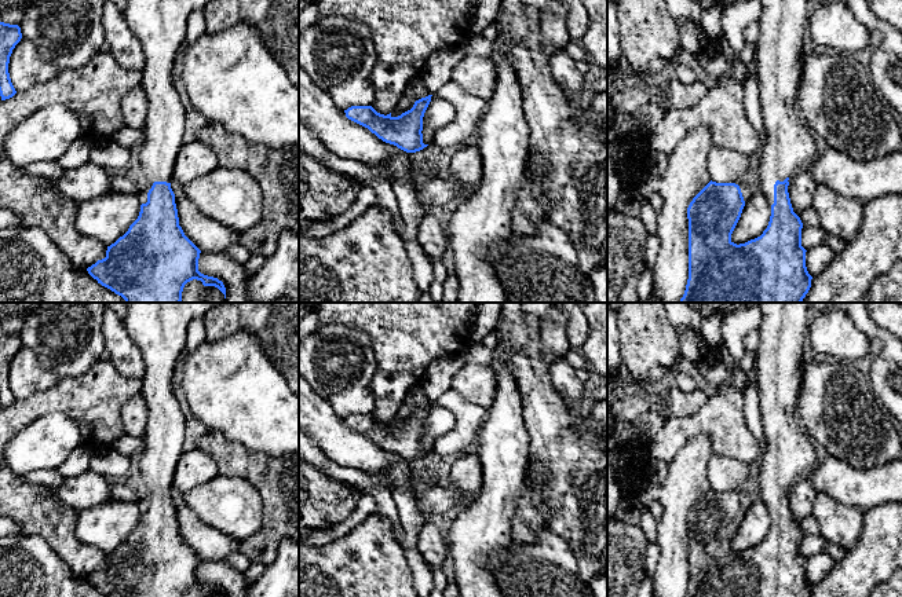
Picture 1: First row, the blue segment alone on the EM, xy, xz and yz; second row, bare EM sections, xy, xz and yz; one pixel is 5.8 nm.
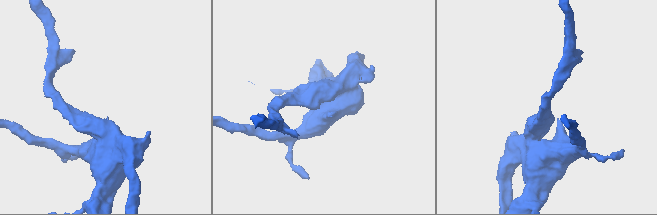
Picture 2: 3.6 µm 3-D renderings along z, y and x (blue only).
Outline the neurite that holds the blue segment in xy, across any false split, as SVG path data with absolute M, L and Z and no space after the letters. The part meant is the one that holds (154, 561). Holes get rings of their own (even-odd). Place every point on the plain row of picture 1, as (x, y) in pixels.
M128 303L124 327L139 347L145 362L145 377L139 381L149 418L143 435L139 470L145 494L139 501L140 520L128 539L107 554L106 565L87 576L88 582L107 597L183 597L193 587L204 594L226 597L218 586L198 579L201 558L179 534L175 502L171 497L174 473L185 453L186 418L175 395L174 371L178 358L186 349L187 326L220 303Z

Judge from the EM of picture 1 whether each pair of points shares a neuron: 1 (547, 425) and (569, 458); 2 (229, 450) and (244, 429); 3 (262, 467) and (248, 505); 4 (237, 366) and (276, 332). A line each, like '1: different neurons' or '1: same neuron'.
1: same neuron
2: different neurons
3: different neurons
4: different neurons

